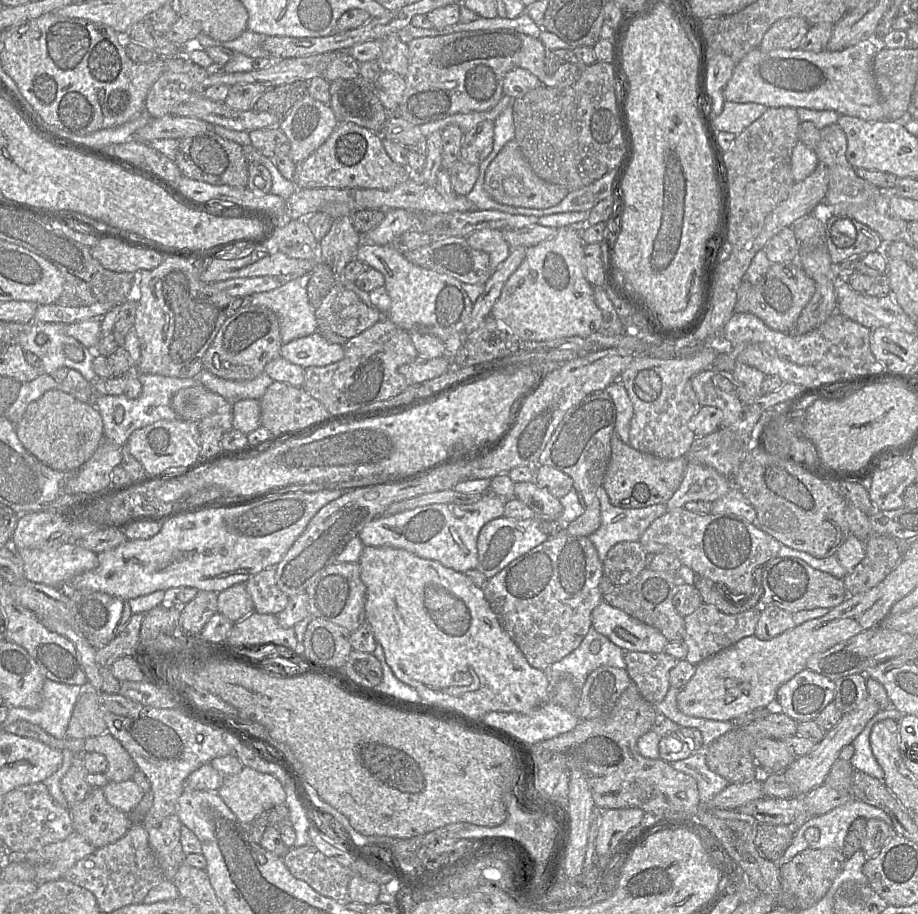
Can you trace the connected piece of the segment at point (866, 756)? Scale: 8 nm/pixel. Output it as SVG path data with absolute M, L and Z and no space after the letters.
M871 718L861 733L853 740L851 744L855 751L849 763L854 769L883 781L883 770L874 757L870 745L870 732L876 723L877 721L874 722Z

